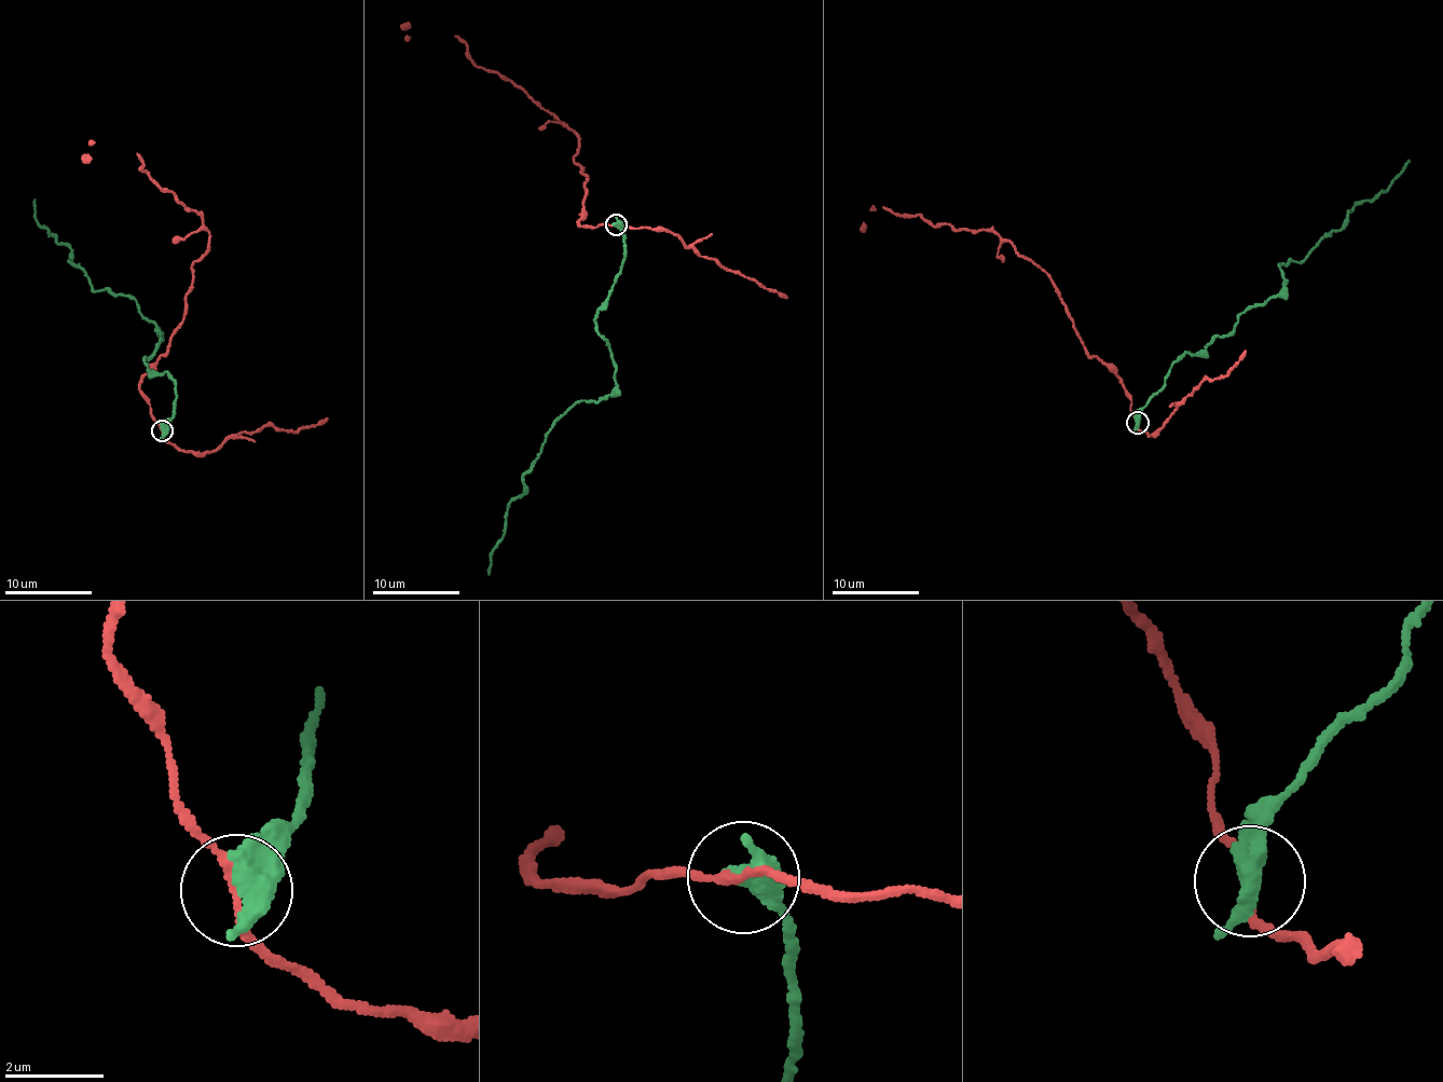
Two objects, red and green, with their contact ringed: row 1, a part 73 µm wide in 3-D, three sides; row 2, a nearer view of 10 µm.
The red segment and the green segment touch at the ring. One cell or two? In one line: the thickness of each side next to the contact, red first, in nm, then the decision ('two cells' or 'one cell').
150 nm thick on the red side, 400 nm on the other; two cells

